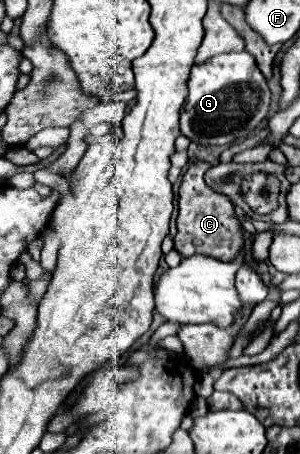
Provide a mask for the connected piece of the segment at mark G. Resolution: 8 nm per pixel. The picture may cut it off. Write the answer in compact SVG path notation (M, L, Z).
M248 52L238 54L222 54L206 60L206 64L194 64L190 78L188 78L188 96L180 112L180 130L186 138L192 142L202 142L204 146L210 144L232 144L236 140L242 140L258 130L260 122L266 118L270 106L270 90L266 84L266 78L256 66L254 56Z

